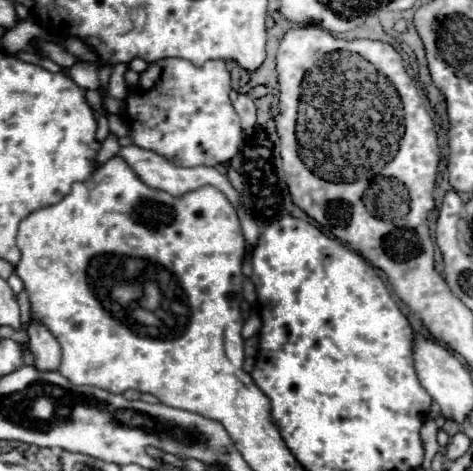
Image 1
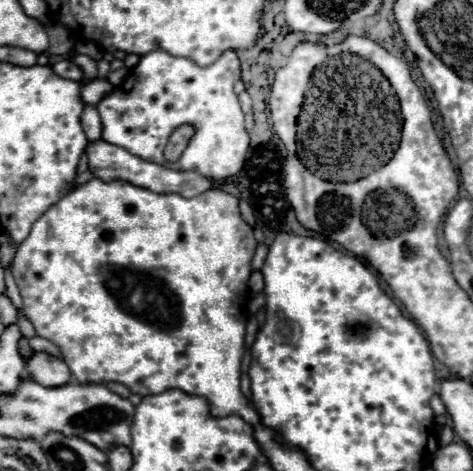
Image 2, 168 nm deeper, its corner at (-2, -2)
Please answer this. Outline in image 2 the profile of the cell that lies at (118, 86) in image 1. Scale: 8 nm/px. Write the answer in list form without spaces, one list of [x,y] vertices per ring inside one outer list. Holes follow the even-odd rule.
[[[94,78],[90,82],[82,82],[80,96],[82,96],[84,104],[98,104],[110,90],[112,90],[112,84],[108,80]]]

